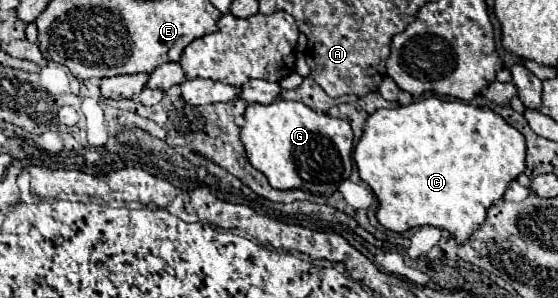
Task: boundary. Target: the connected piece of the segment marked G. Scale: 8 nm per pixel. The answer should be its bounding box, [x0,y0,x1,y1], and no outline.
[240,101,352,197]

